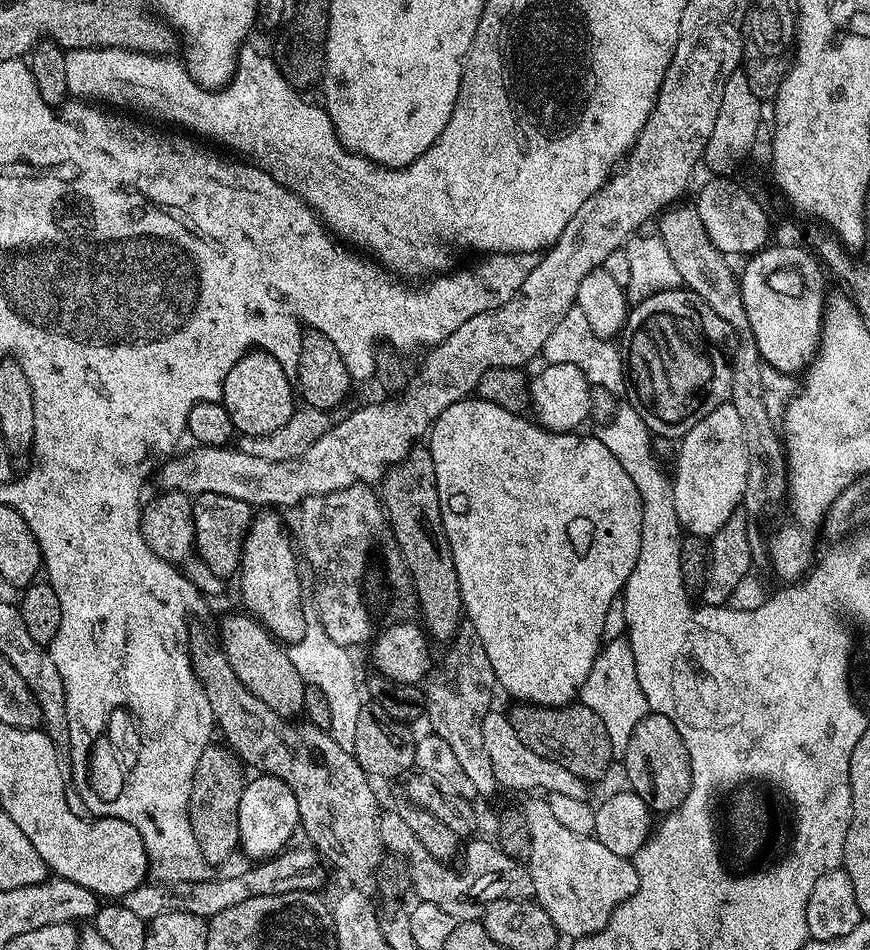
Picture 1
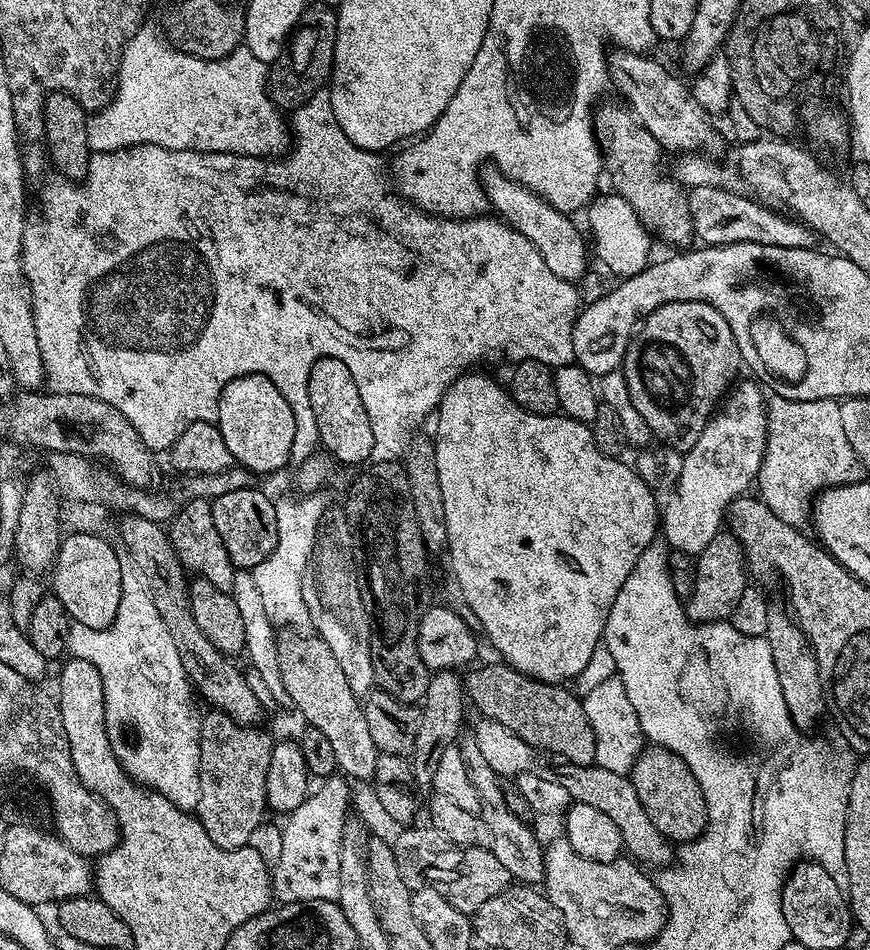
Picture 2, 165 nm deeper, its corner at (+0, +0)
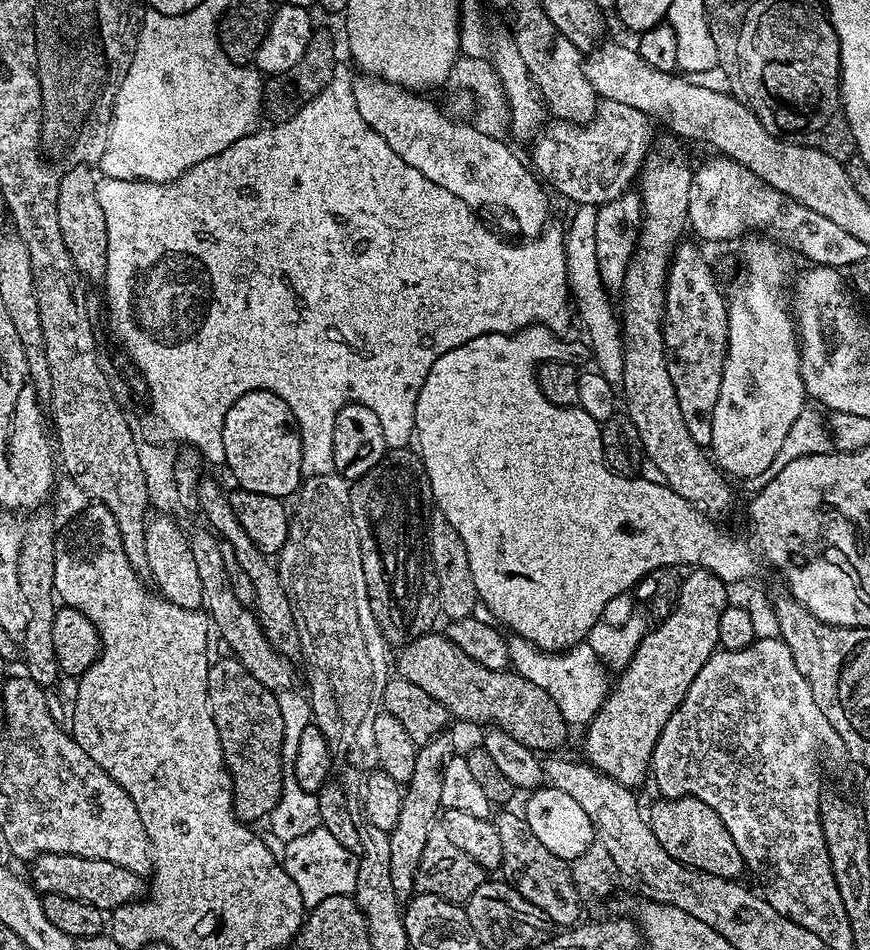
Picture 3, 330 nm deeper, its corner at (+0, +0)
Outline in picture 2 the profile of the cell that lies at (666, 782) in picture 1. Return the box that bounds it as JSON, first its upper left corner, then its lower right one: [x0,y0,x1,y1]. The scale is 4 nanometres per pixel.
[630,747,708,842]

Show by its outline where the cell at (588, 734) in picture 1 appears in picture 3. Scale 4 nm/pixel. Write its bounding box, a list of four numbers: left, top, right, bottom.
[394,630,570,754]

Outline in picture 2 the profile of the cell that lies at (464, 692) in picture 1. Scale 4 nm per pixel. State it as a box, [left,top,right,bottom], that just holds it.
[459,739,545,886]

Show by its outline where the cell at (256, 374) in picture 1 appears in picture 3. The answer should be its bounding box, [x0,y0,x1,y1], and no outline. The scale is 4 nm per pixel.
[222,390,302,498]

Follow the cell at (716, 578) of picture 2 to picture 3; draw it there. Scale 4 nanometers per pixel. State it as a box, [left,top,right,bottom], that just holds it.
[583,566,730,789]

